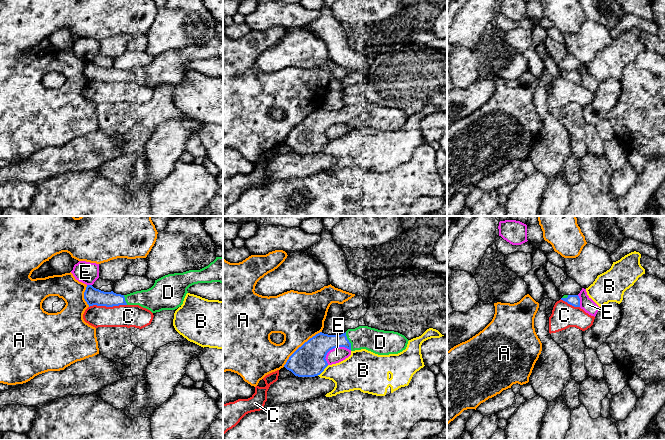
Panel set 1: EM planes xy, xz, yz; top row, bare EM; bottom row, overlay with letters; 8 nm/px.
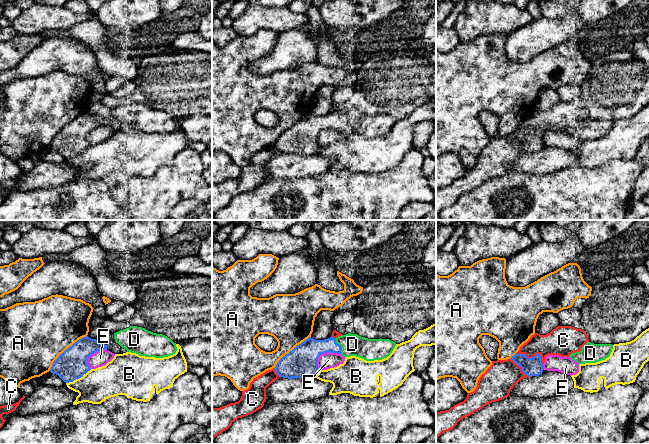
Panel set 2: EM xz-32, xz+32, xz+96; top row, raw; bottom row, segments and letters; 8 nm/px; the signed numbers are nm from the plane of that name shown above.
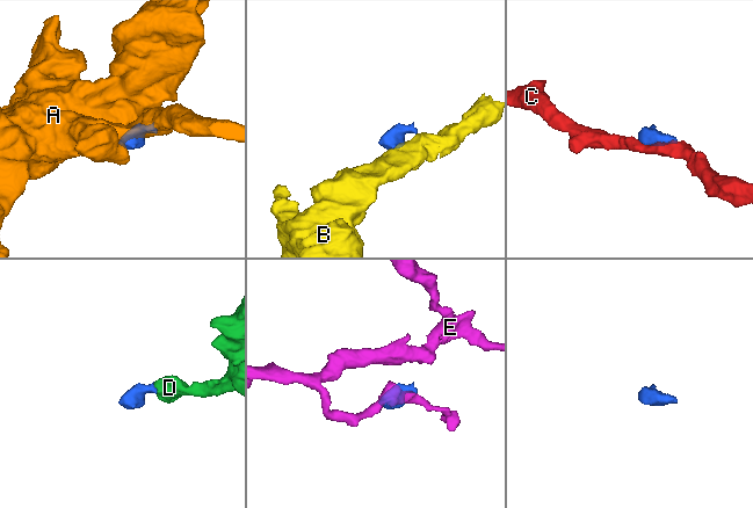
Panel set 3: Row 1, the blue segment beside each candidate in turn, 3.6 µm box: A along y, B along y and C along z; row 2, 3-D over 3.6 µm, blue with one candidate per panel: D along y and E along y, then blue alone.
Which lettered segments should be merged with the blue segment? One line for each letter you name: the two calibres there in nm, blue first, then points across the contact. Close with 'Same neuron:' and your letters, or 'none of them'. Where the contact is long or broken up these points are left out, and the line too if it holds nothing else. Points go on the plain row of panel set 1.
D: 180 nm thick on the blue side, 190 nm on the other
Same neuron: D

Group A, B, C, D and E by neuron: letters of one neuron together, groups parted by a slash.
A / B / C / D / E

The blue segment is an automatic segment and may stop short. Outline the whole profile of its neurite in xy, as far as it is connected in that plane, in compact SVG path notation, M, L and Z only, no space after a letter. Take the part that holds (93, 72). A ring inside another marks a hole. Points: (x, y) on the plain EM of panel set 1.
M223 32L216 33L213 38L200 46L165 51L155 56L151 64L127 71L116 70L113 67L104 68L92 61L87 61L84 75L89 83L93 81L106 83L139 81L156 89L180 83L190 62L212 58L223 59Z

